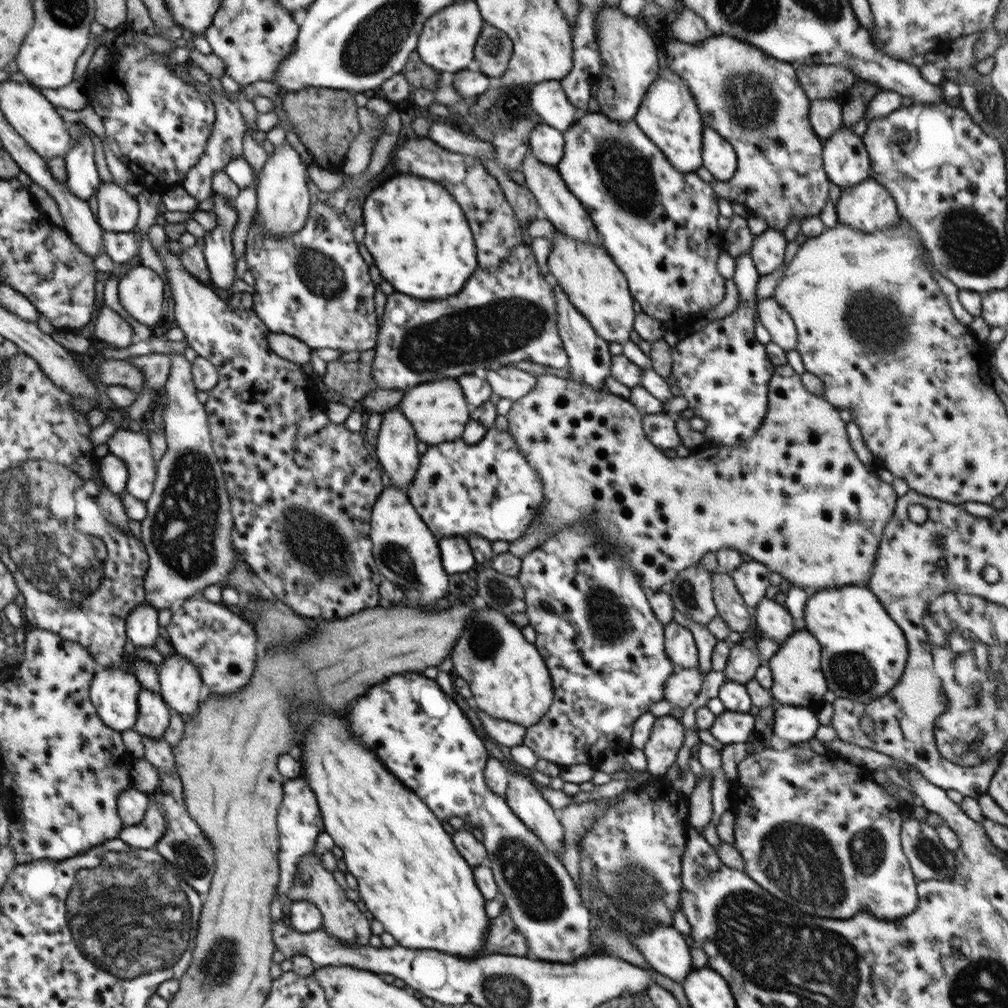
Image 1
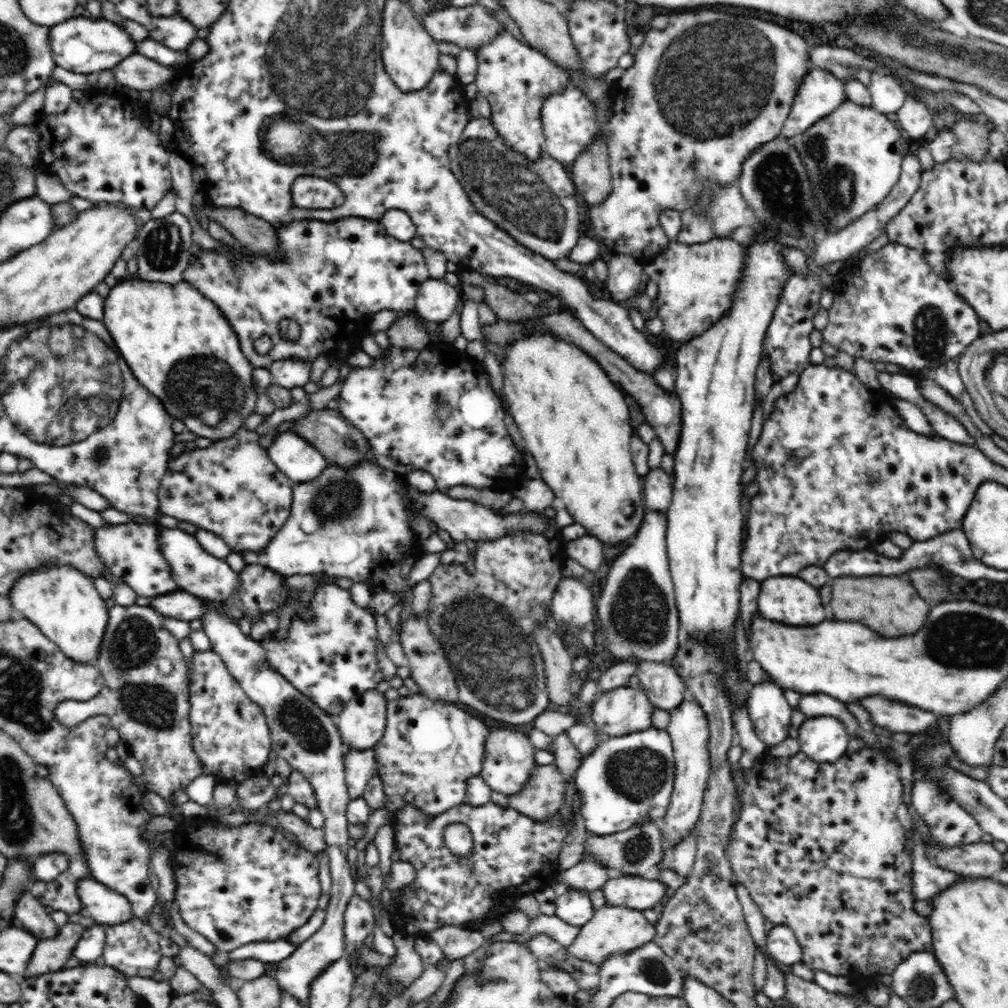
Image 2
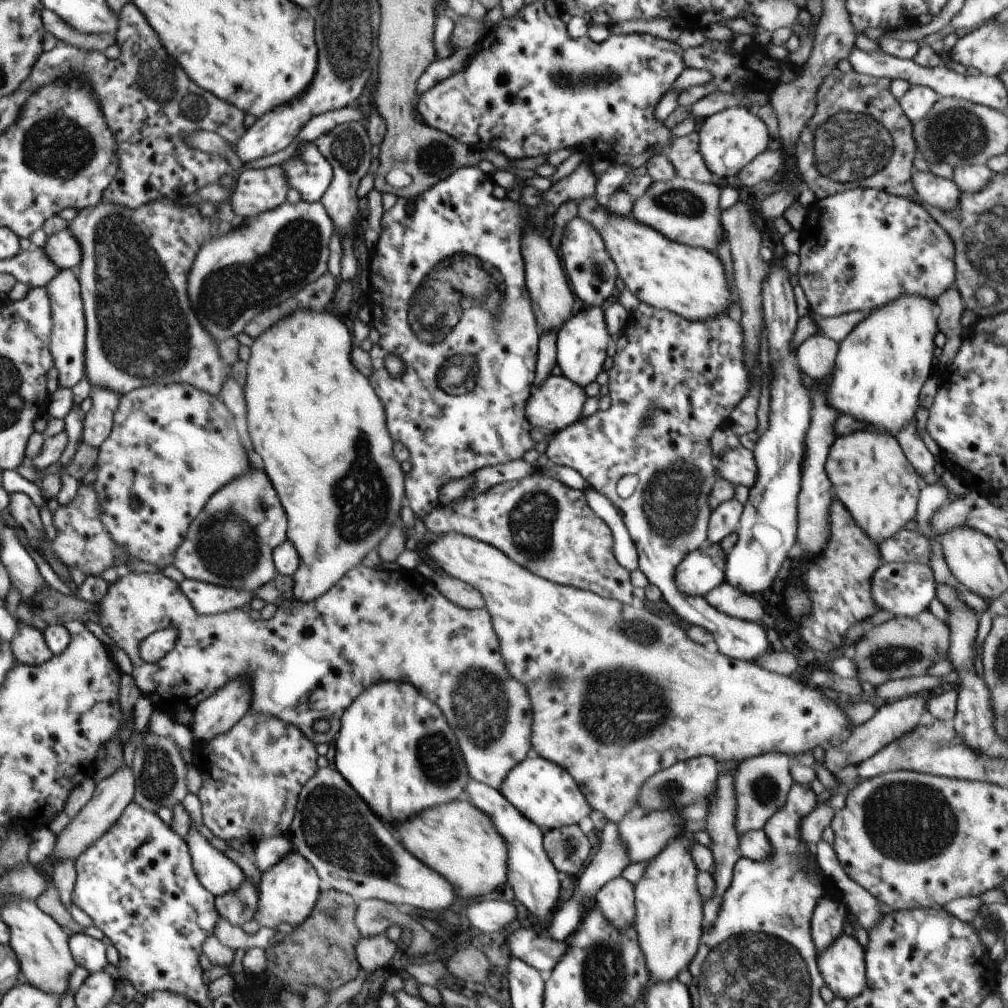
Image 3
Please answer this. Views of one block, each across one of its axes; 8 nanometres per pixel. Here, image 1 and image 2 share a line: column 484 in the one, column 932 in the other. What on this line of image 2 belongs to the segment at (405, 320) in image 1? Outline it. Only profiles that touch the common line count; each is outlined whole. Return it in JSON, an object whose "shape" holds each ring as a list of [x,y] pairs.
{"shape":[[[894,241],[871,251],[859,263],[847,263],[828,278],[828,285],[833,292],[833,303],[827,310],[829,321],[822,331],[823,340],[854,358],[862,357],[872,362],[878,360],[909,370],[932,370],[956,359],[968,345],[984,336],[984,324],[980,322],[978,313],[956,293],[952,284],[936,274],[919,250]]]}

